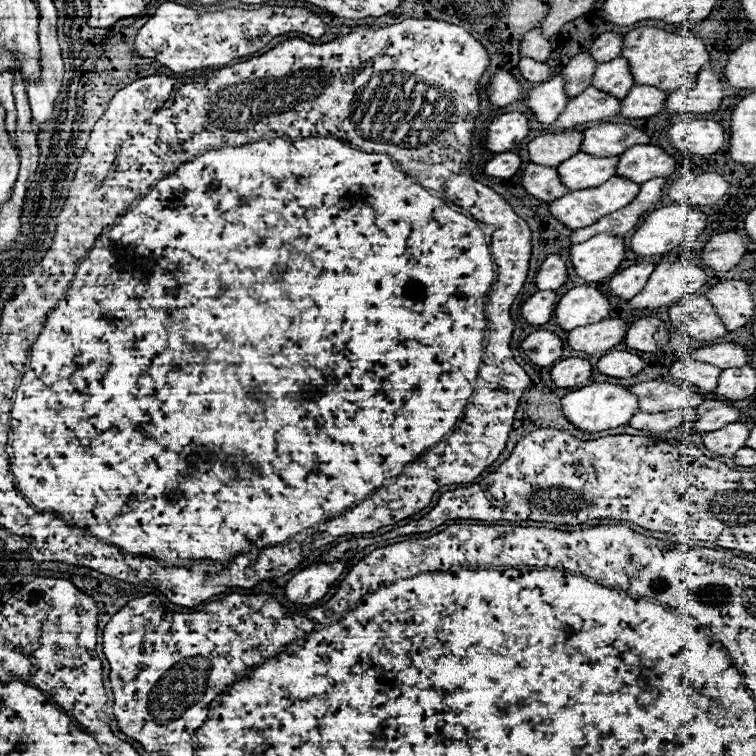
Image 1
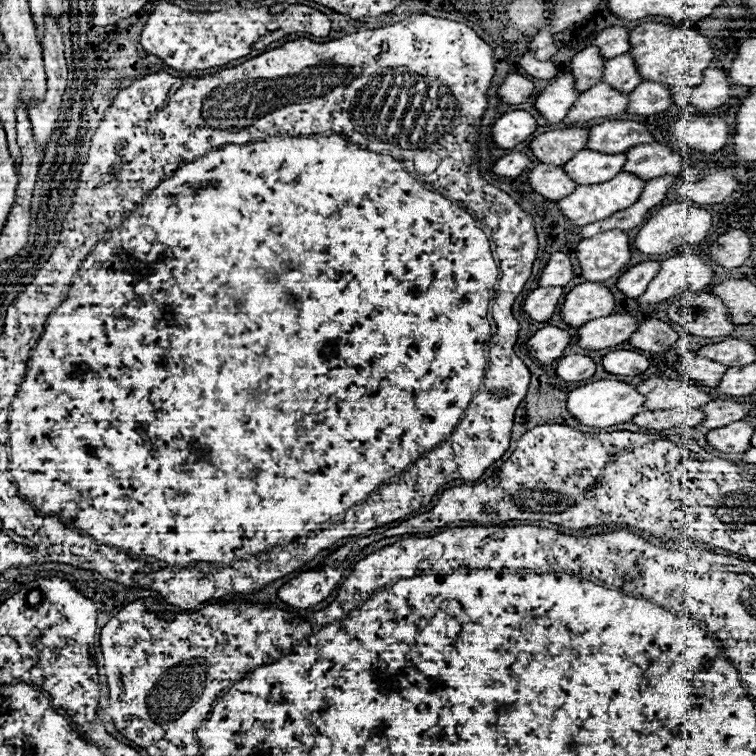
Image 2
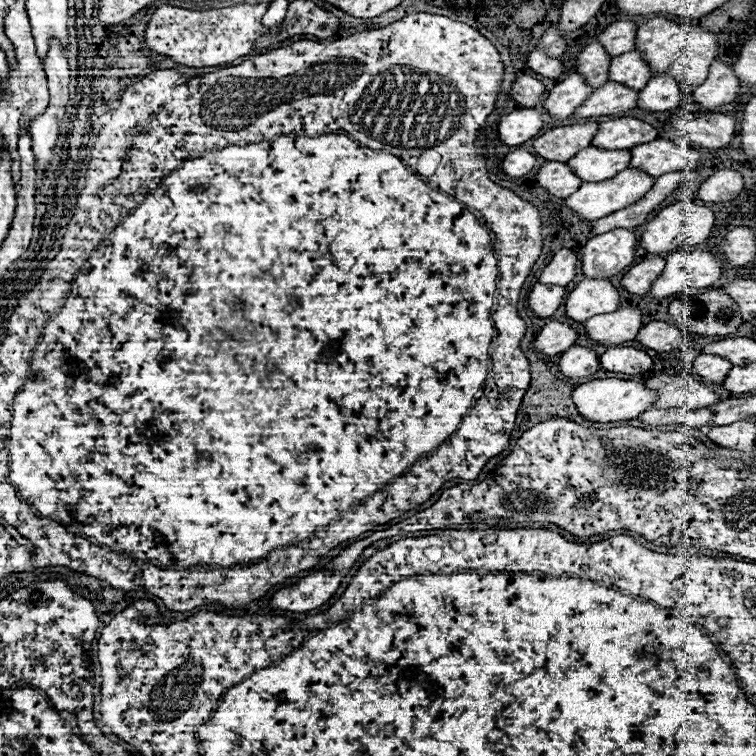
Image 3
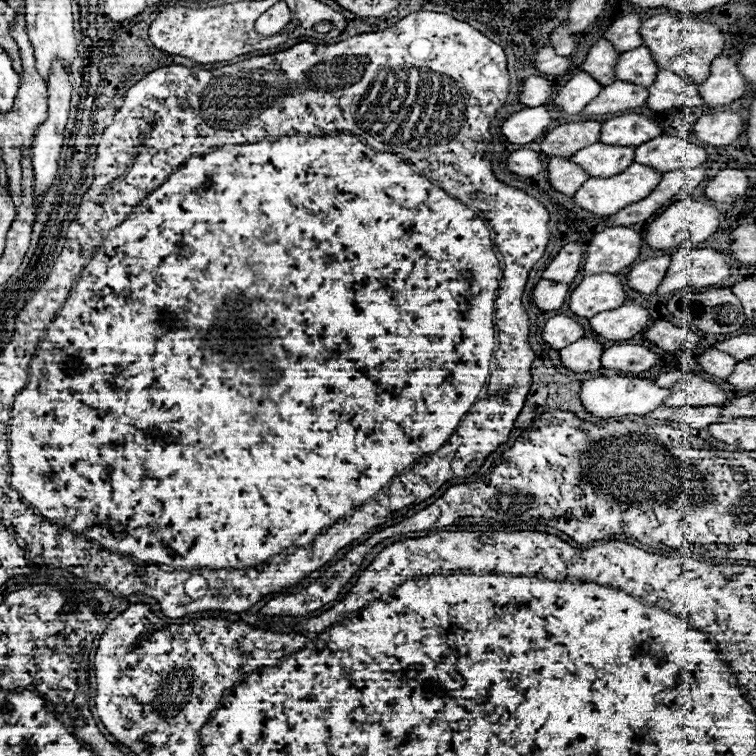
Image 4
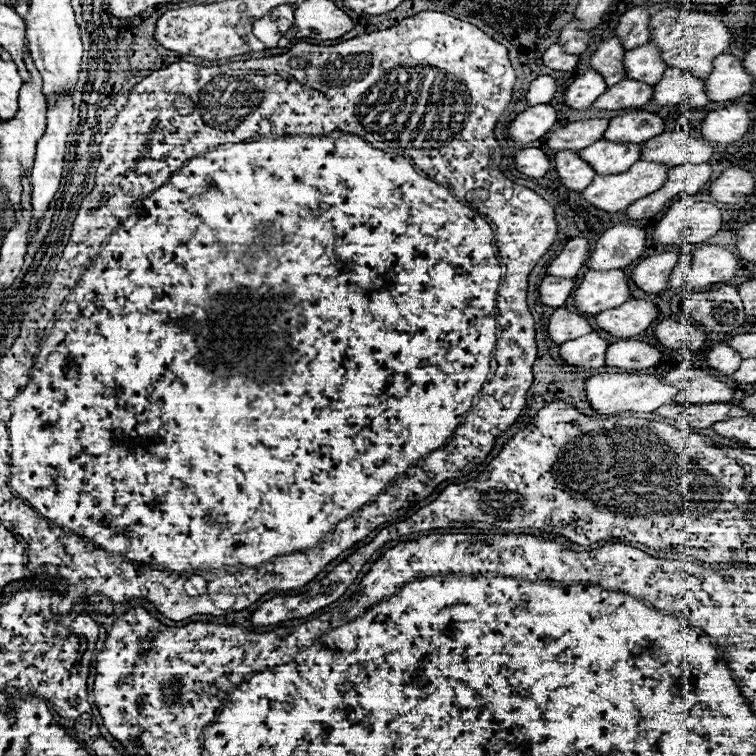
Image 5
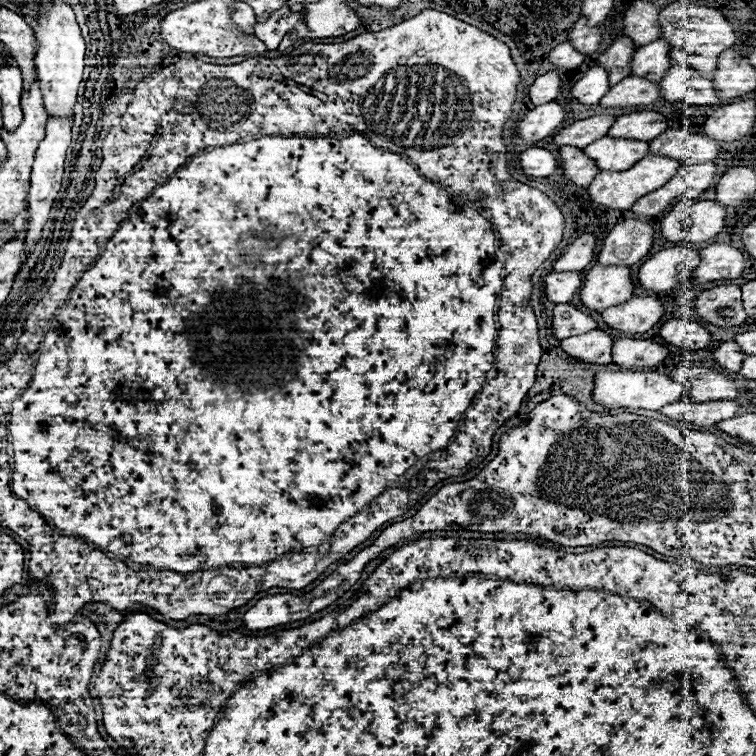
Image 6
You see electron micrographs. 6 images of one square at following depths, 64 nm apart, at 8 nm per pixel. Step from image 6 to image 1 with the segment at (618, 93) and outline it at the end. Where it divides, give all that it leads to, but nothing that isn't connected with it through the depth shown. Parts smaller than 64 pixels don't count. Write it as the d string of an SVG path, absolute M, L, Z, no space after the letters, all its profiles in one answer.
M588 86L582 94L572 98L562 112L562 116L556 120L558 130L570 130L584 122L596 122L606 120L610 116L616 116L620 112L622 104L620 98L614 98L594 86Z

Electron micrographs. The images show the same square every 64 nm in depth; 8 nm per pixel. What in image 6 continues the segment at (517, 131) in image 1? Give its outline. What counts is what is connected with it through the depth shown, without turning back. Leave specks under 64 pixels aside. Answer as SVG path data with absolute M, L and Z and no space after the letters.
M556 102L536 106L518 124L518 136L522 136L528 144L546 140L564 122L564 114L566 114L564 108Z

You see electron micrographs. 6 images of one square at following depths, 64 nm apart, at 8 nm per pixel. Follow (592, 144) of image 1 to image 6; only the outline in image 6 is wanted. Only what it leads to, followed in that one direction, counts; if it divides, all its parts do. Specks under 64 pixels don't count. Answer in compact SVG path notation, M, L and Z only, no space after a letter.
M642 110L642 112L632 112L632 114L618 116L614 126L610 128L608 136L650 142L666 130L668 130L668 122L662 114L652 112L652 110Z

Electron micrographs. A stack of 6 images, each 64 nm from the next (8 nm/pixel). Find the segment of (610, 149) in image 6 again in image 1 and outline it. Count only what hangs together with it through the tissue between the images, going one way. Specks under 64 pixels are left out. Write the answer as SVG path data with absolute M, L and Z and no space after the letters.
M584 152L574 154L566 162L558 166L560 178L564 184L568 184L570 190L582 190L582 188L594 188L616 176L618 156L590 156Z

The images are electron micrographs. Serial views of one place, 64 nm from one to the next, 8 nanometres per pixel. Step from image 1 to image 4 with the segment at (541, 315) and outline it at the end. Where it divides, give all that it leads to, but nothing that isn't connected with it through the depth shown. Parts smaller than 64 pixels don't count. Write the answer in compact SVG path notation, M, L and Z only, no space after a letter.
M540 280L534 288L534 302L540 310L558 310L568 294L568 284L558 284L552 280Z

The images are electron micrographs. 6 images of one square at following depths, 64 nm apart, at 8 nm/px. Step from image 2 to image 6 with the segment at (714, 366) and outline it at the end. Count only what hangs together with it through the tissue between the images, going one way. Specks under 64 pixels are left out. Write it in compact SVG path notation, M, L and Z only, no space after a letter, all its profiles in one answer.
M736 340L722 342L722 344L714 350L714 360L716 360L726 372L730 372L730 374L740 370L744 358L746 358L746 354L740 350L740 346L736 344Z

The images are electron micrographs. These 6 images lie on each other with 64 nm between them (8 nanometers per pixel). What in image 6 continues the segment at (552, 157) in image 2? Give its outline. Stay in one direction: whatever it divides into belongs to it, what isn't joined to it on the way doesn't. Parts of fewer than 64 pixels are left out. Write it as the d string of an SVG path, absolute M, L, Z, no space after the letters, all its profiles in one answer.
M592 116L586 120L578 120L558 134L554 134L550 140L558 146L578 146L584 148L590 142L602 138L608 134L612 124L616 122L616 116Z

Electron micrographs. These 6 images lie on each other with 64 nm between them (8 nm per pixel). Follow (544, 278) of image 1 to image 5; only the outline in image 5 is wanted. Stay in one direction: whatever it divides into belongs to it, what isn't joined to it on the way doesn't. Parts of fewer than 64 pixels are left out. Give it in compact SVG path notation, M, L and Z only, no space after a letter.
M574 238L564 246L564 250L558 254L558 258L550 264L548 274L574 278L582 270L582 266L586 264L588 256L590 256L590 240L588 238Z

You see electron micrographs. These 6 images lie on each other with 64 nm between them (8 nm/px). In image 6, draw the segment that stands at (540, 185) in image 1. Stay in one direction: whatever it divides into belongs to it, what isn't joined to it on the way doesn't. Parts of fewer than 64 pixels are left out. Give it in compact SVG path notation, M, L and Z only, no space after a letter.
M562 146L560 148L560 160L562 168L568 180L572 180L578 186L590 186L594 176L600 172L596 162L584 154L584 150L574 146Z

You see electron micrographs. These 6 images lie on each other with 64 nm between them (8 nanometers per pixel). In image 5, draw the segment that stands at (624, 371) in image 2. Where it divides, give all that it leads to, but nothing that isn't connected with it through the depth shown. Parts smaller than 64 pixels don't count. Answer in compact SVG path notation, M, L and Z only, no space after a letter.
M620 340L608 346L606 366L616 366L624 370L652 368L660 362L662 352L640 340Z

